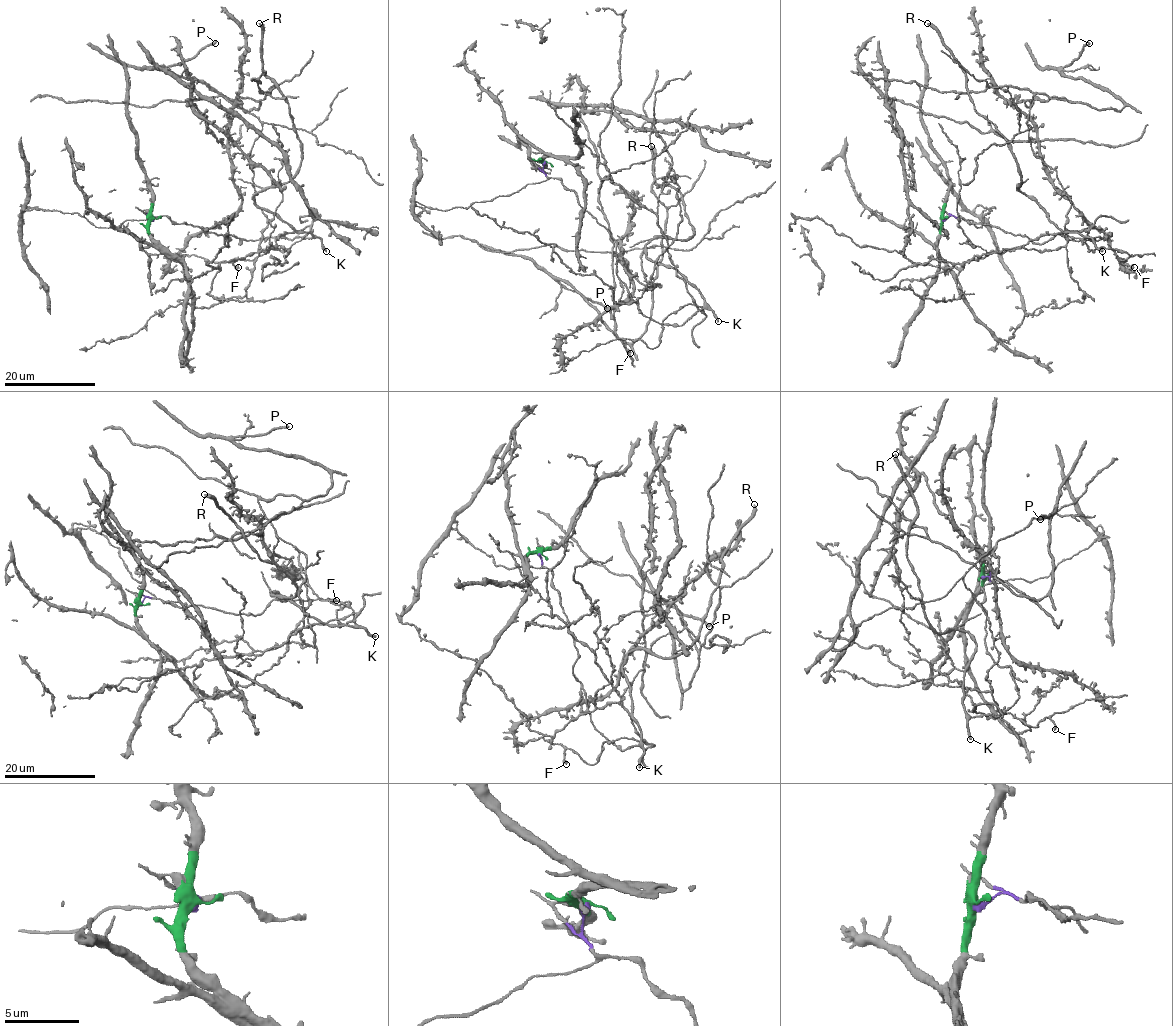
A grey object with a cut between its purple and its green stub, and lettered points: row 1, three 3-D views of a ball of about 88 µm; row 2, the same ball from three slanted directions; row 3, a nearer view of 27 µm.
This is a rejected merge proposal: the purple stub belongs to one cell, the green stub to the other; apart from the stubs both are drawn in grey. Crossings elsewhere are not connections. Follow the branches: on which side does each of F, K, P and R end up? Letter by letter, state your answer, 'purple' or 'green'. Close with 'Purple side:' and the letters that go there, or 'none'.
F: green
K: purple
P: green
R: purple
Purple side: K, R

